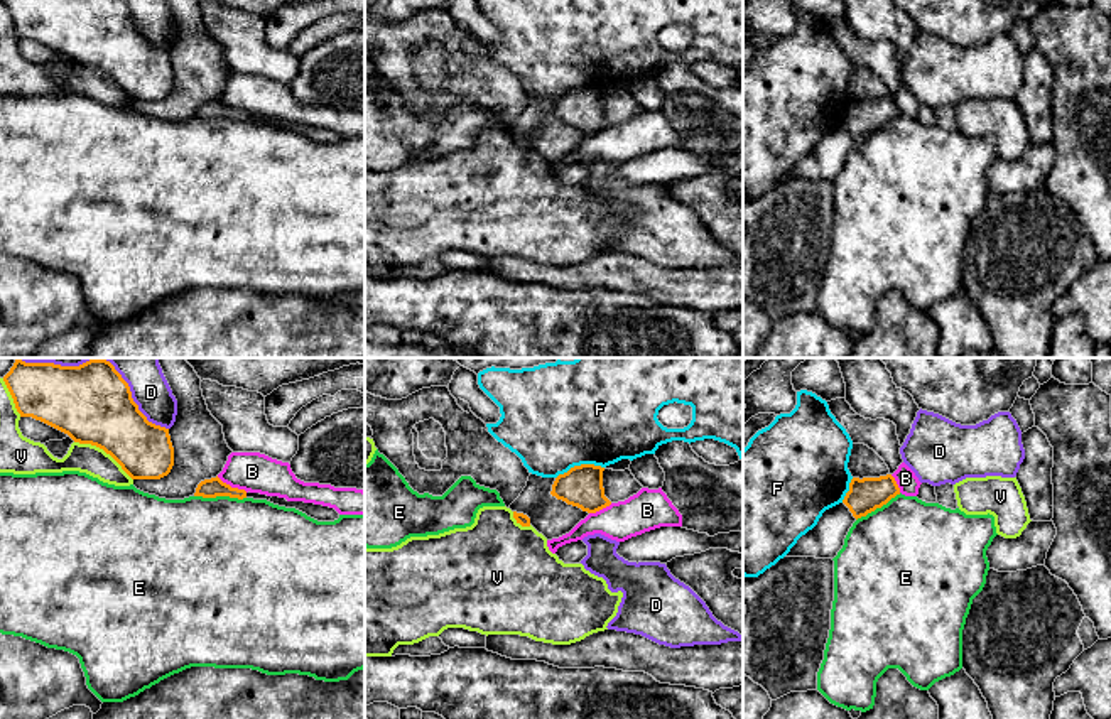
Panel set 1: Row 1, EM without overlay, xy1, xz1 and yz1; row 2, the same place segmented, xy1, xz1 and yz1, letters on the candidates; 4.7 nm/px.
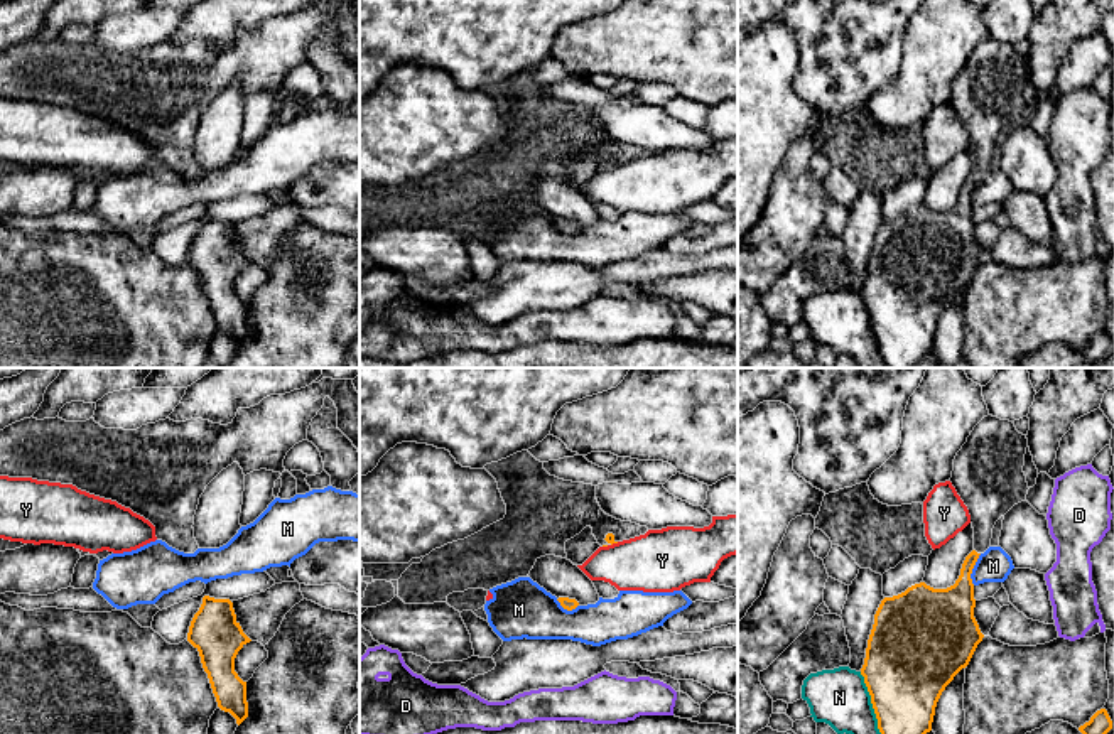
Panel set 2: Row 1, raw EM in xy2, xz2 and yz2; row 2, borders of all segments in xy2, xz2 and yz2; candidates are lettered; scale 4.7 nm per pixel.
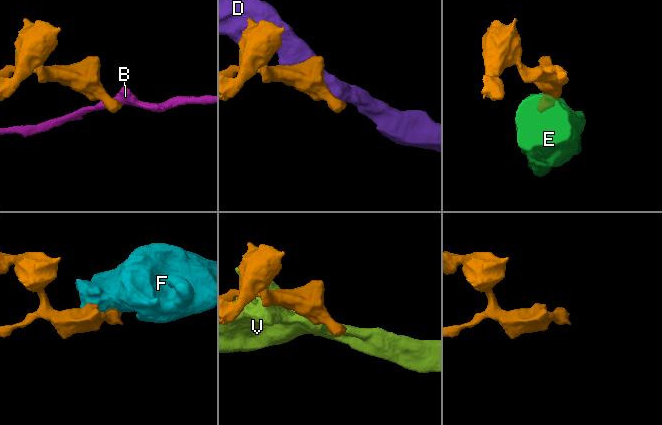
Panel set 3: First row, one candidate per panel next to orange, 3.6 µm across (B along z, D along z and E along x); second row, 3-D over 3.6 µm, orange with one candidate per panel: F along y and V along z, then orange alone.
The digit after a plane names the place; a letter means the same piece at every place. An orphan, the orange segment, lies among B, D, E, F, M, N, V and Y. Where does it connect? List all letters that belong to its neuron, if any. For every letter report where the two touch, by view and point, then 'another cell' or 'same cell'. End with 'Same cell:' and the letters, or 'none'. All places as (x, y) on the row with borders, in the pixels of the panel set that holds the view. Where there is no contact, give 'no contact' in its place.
B: xy1 (230, 486) | another cell
D: xy1 (102, 360) | another cell
E: xy1 (220, 495) | another cell
F: xz1 (581, 464) | another cell
M: yz2 (973, 567) | another cell
N: yz2 (871, 702) | another cell
V: xy1 (105, 451) | another cell
Y: xz2 (615, 542) | another cell
Same cell: none

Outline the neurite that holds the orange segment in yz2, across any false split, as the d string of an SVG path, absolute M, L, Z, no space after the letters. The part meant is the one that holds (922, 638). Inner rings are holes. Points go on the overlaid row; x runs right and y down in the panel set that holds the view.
M984 417L954 459L950 483L969 510L974 528L974 550L965 557L960 575L947 589L925 582L905 592L884 597L874 614L861 668L881 734L927 734L932 731L937 702L954 677L969 665L984 634L974 618L972 569L991 547L992 528L1014 505L1026 499L1028 483L1023 472L1026 435L1013 422Z

